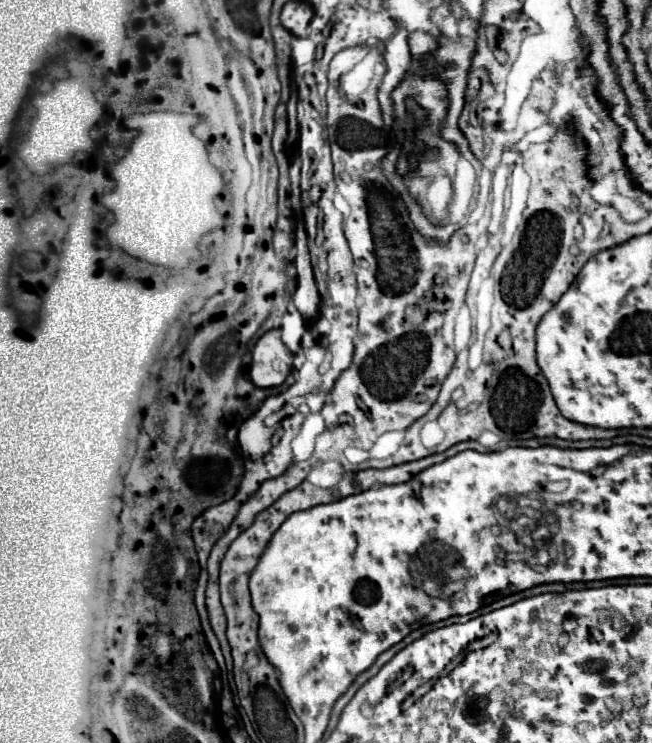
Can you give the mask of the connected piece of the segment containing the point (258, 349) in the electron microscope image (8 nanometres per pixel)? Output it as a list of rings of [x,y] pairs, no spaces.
[[[269,330],[259,338],[253,350],[251,382],[257,388],[273,388],[285,382],[293,368],[293,354],[281,342],[279,330]]]

